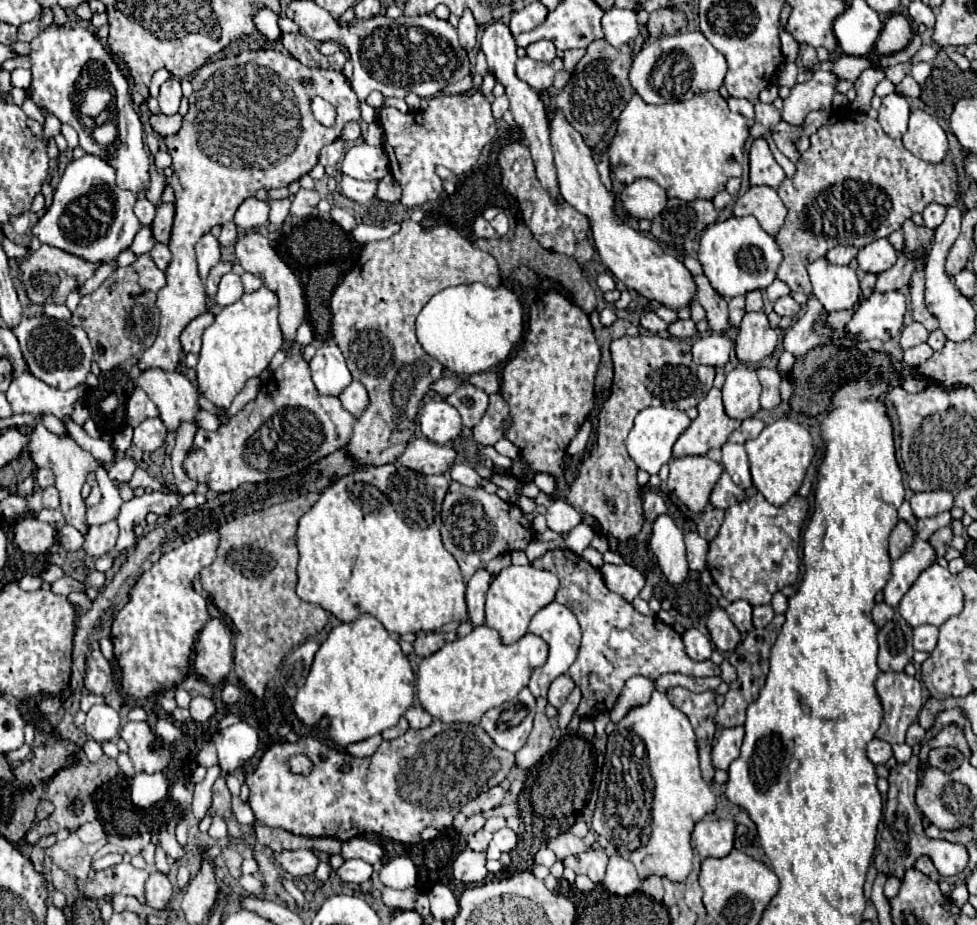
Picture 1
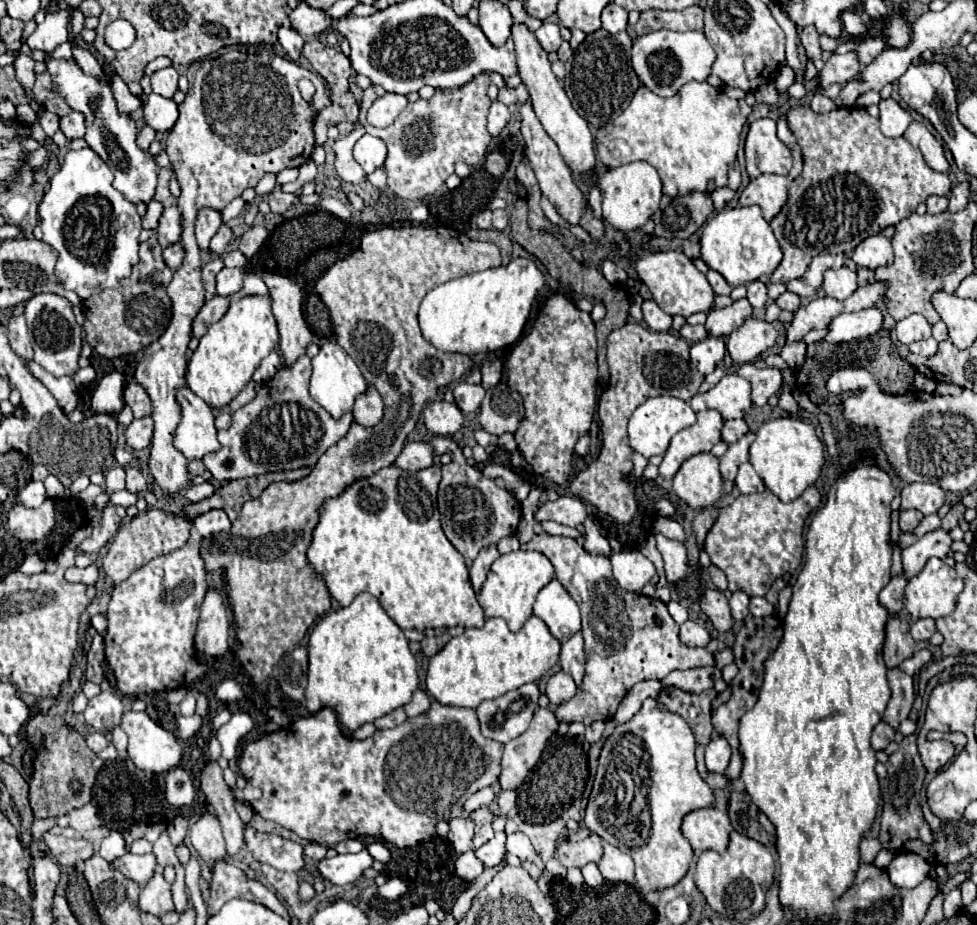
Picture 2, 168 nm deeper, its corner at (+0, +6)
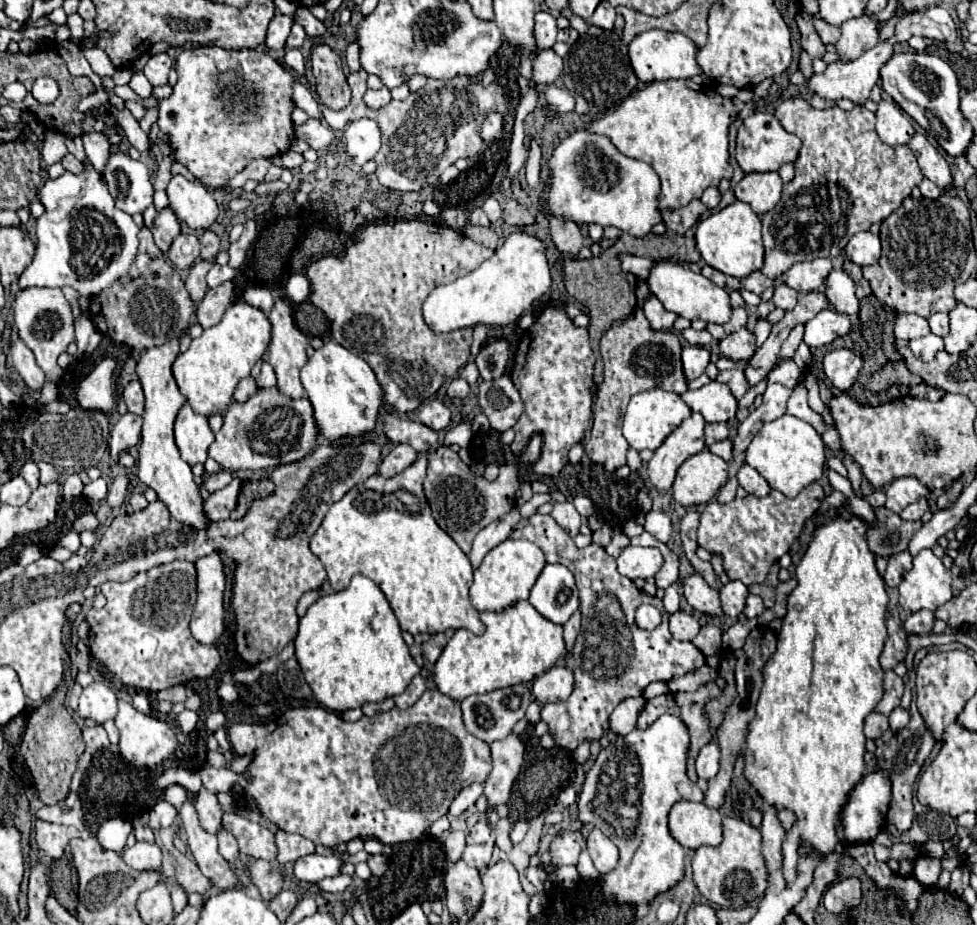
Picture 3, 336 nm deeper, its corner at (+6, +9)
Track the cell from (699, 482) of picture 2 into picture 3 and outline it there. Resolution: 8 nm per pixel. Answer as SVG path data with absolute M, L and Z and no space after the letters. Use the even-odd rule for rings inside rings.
M704 449L680 465L676 481L672 485L672 495L684 507L704 505L718 495L726 479L728 463Z

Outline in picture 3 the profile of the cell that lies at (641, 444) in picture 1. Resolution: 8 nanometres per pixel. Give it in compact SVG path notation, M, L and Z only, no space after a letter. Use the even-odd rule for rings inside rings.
M650 389L650 391L642 391L632 397L632 401L626 409L626 415L624 415L622 431L624 431L624 437L632 449L656 451L664 443L664 439L688 417L690 417L690 409L680 399L680 395L662 391L662 389Z

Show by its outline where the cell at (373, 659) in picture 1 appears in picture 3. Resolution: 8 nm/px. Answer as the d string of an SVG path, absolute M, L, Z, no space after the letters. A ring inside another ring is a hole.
M356 575L344 591L322 595L308 607L300 619L294 647L316 701L336 713L402 693L410 677L421 670L408 653L390 603L380 587L364 575Z

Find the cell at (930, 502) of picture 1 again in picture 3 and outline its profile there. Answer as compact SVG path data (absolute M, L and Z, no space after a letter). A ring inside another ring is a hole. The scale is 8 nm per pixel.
M900 477L886 487L886 507L894 513L900 513L906 505L926 497L928 493L930 491L916 477Z

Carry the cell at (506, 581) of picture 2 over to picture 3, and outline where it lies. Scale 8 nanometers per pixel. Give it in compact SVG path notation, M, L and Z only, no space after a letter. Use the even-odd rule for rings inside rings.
M506 539L496 545L474 571L474 583L470 587L470 601L478 611L498 611L506 609L518 599L528 599L530 589L534 587L540 571L544 569L546 559L538 545L526 539Z

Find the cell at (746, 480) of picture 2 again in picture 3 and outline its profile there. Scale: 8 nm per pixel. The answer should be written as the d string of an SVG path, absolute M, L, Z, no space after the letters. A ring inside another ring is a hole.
M742 465L740 471L738 471L738 483L740 487L744 487L750 495L756 495L756 497L766 497L770 493L770 485L766 483L766 479L756 471L752 469L750 465Z

